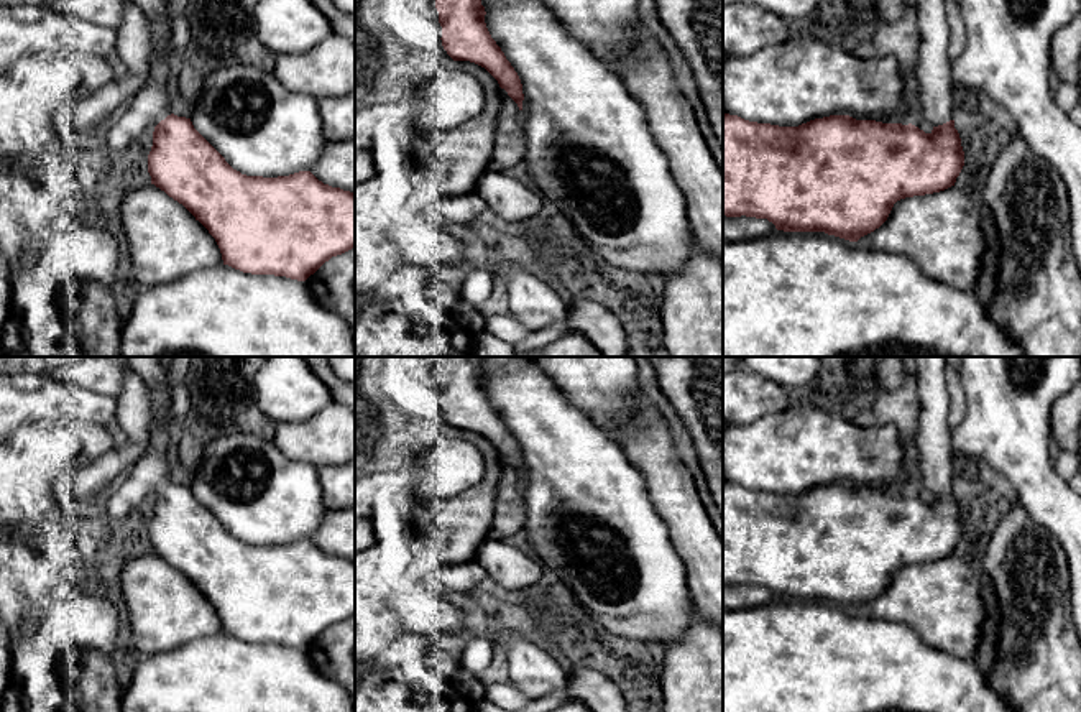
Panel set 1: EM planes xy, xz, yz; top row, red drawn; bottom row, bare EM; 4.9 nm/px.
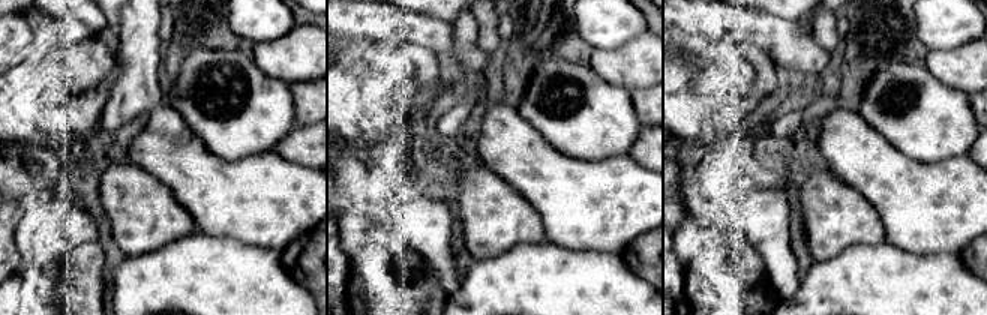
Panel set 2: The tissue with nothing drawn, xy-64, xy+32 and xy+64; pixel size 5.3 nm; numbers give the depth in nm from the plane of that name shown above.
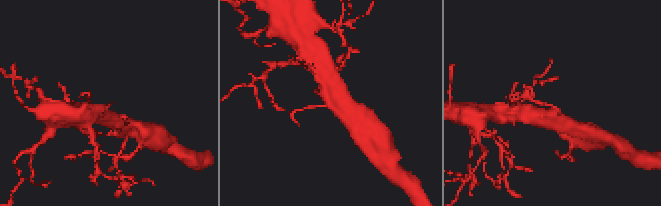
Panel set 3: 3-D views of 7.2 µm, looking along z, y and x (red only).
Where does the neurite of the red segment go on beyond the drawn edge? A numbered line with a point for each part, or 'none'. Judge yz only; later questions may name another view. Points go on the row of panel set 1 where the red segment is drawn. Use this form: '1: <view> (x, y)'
1: yz (937, 99)

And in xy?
1: xy (151, 104)

